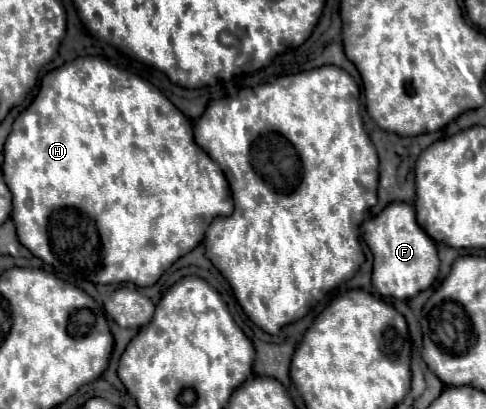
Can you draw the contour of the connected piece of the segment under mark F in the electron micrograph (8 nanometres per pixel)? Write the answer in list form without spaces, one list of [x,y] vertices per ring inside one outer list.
[[[391,204],[379,216],[365,220],[363,236],[375,256],[373,260],[373,288],[383,298],[409,300],[421,290],[427,290],[439,272],[437,244],[419,228],[415,208],[409,204]]]

